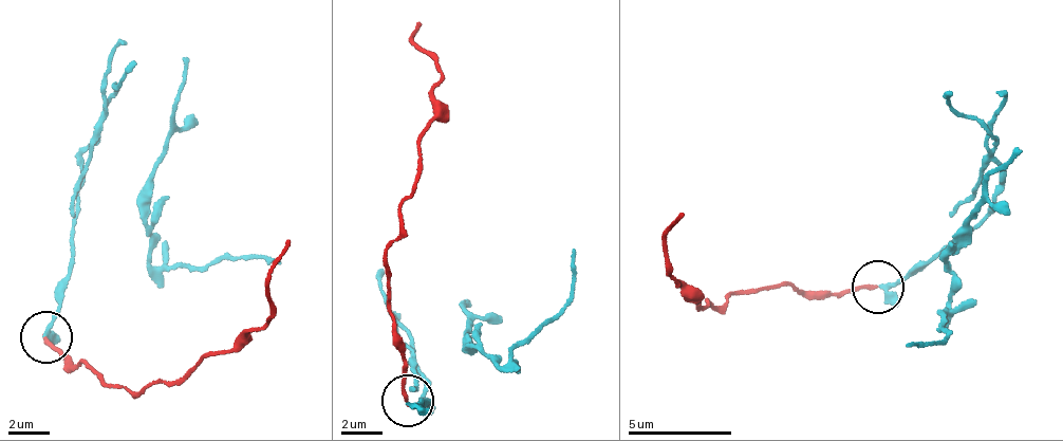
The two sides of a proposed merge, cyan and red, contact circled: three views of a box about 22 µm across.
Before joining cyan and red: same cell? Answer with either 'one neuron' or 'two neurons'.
two neurons

